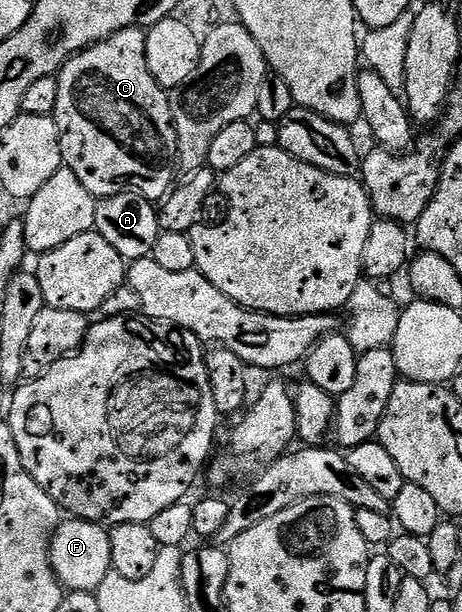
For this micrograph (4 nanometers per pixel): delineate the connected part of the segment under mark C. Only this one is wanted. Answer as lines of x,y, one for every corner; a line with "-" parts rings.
139,26
120,30
69,58
55,75
58,104
54,117
64,166
72,170
74,176
82,180
86,192
98,200
129,193
141,194
156,204
168,197
177,181
177,167
168,166
168,161
176,158
176,129
170,112
170,94
158,84
158,80
154,80
146,64
147,39
147,33

